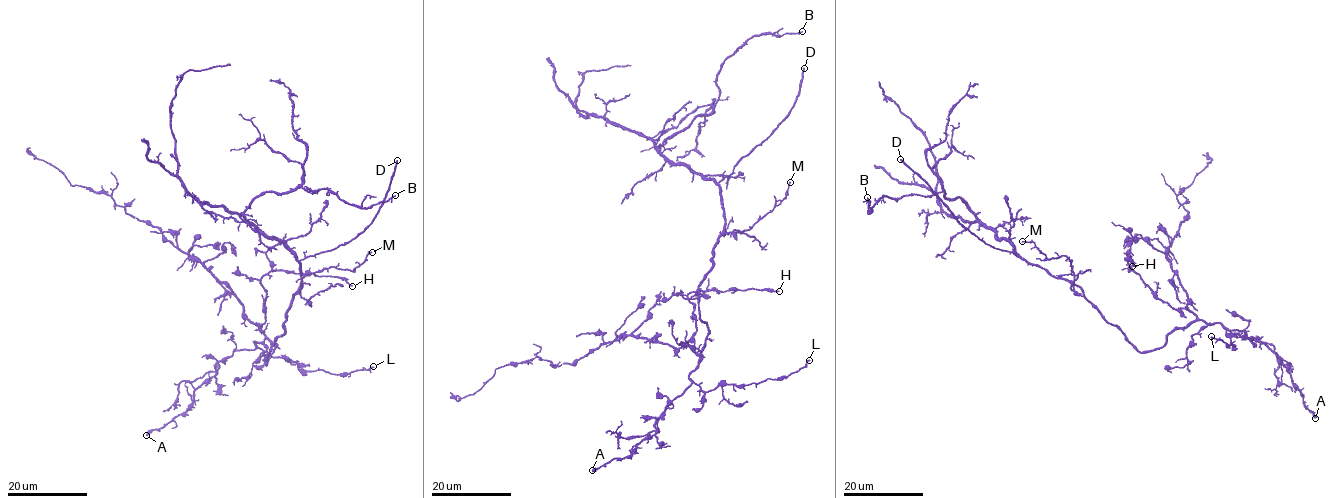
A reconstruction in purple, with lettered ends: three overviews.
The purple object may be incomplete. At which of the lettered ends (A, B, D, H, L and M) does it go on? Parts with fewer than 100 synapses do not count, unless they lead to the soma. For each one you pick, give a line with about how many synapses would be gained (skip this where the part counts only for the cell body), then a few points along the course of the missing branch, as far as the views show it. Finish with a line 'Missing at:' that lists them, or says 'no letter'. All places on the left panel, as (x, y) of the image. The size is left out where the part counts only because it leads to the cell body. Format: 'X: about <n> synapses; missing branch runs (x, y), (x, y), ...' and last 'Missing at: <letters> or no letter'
Missing at: D

